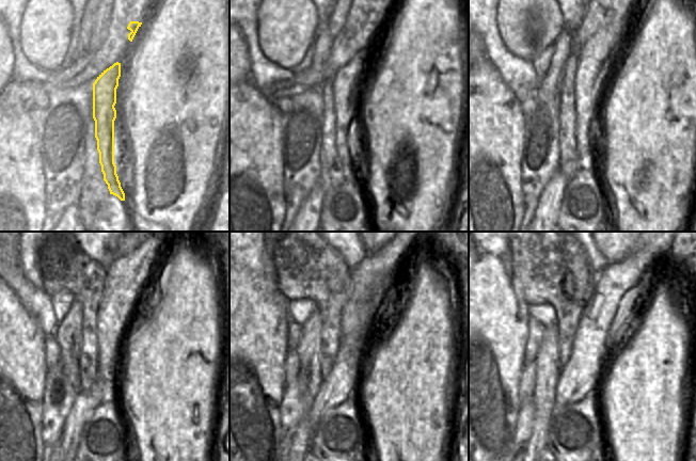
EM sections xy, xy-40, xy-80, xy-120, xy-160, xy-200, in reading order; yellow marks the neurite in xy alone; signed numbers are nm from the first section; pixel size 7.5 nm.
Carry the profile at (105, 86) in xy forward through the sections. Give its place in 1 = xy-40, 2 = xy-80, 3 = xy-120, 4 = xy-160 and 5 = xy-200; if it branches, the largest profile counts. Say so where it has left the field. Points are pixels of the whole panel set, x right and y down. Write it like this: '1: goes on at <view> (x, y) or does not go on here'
1: goes on at xy-40 (345, 83)
2: goes on at xy-80 (594, 66)
3: goes on at xy-120 (116, 307)
4: goes on at xy-160 (367, 299)
5: goes on at xy-200 (618, 277)

